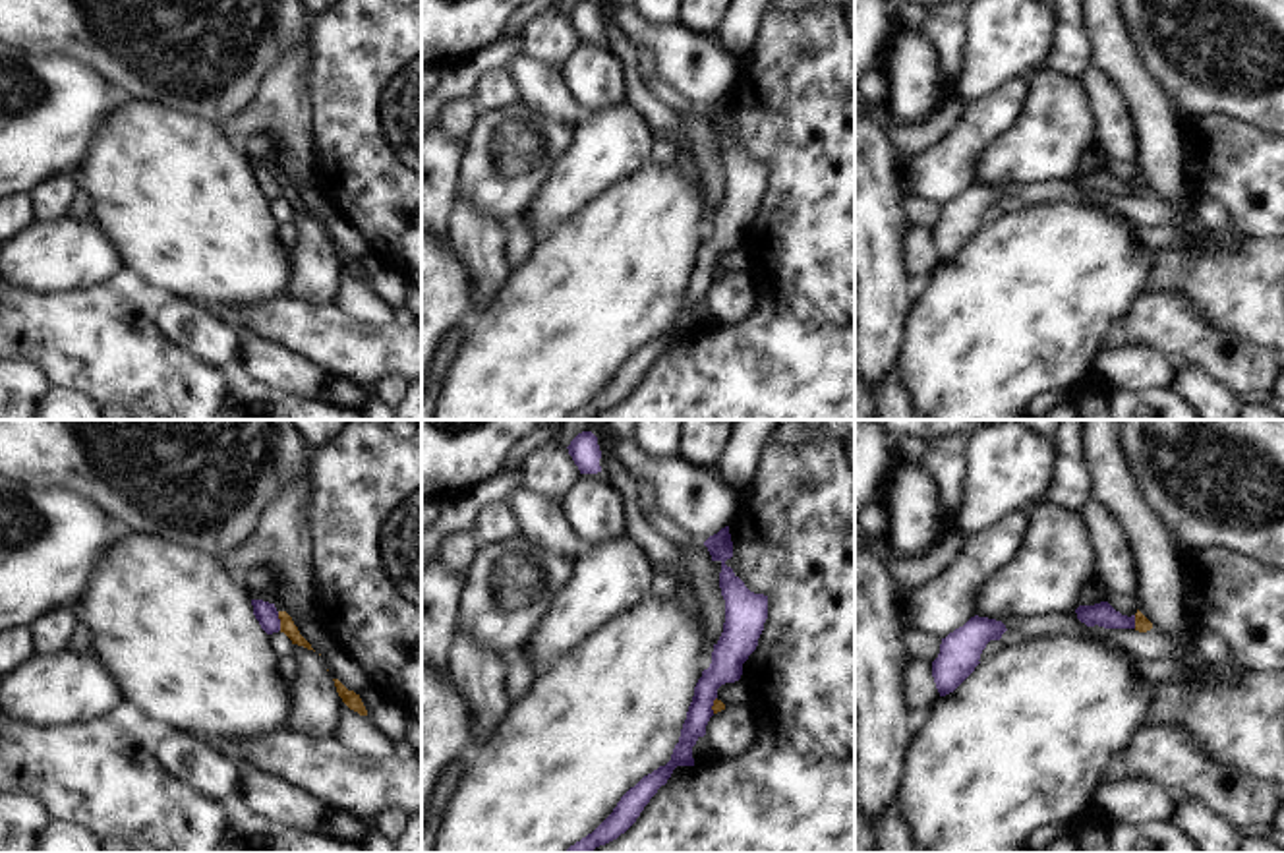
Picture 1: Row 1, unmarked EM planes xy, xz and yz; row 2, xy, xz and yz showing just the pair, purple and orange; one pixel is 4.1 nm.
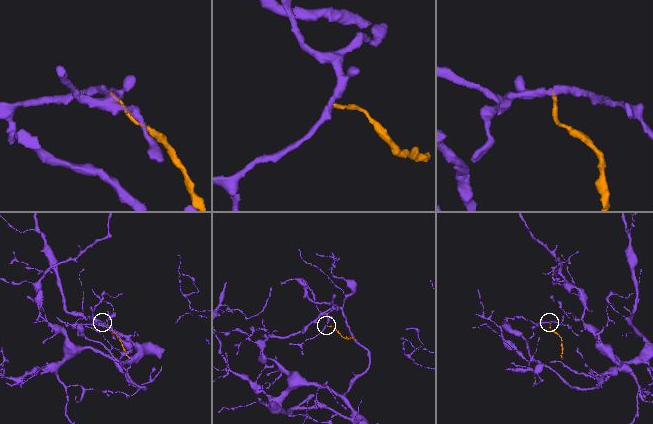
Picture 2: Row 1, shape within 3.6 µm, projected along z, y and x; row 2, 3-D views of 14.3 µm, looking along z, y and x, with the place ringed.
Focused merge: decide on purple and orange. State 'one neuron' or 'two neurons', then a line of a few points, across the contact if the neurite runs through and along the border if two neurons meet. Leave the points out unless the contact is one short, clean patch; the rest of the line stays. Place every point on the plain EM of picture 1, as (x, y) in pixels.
two neurons | xy (277, 178), (281, 196)

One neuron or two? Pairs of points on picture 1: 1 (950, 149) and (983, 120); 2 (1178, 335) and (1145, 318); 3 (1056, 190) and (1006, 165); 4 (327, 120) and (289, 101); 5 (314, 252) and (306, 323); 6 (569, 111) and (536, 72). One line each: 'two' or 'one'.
1: one
2: one
3: two
4: two
5: two
6: one

